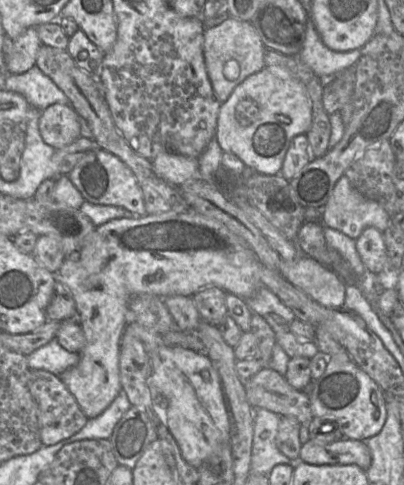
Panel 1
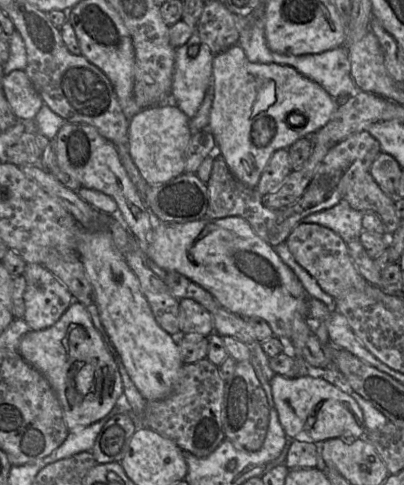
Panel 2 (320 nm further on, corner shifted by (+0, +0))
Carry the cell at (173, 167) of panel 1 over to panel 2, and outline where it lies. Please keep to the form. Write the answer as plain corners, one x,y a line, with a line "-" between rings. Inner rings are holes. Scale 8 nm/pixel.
175,105
145,108
130,120
129,154
148,185
163,184
185,172
185,152
192,135
189,120

